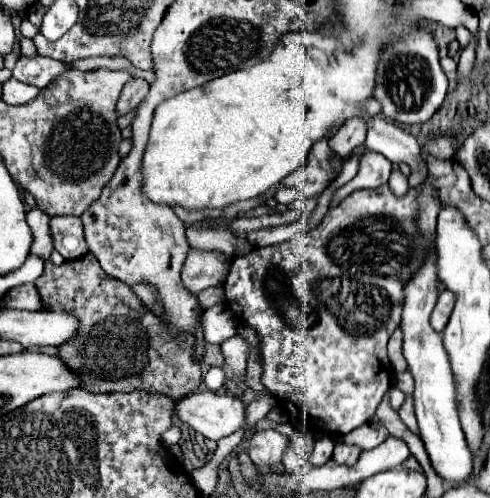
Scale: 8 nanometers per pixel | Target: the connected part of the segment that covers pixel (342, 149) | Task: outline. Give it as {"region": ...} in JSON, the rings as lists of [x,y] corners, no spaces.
{"region":[[[348,120],[348,124],[344,124],[330,140],[330,148],[338,154],[338,156],[348,156],[356,146],[364,144],[366,140],[366,124],[362,120]]]}

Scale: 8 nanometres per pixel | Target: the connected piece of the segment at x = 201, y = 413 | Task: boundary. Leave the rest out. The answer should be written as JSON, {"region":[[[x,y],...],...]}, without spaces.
{"region":[[[194,392],[174,400],[174,414],[182,426],[192,428],[210,440],[230,436],[244,426],[246,406],[240,398],[218,392]]]}

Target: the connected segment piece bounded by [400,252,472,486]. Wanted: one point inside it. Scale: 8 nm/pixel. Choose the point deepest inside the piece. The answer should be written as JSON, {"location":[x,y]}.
{"location":[434,401]}

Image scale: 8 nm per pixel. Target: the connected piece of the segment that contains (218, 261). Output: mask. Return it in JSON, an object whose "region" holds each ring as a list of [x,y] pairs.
{"region":[[[190,250],[182,266],[182,284],[192,294],[198,294],[210,286],[222,286],[228,268],[230,258],[222,252]]]}

